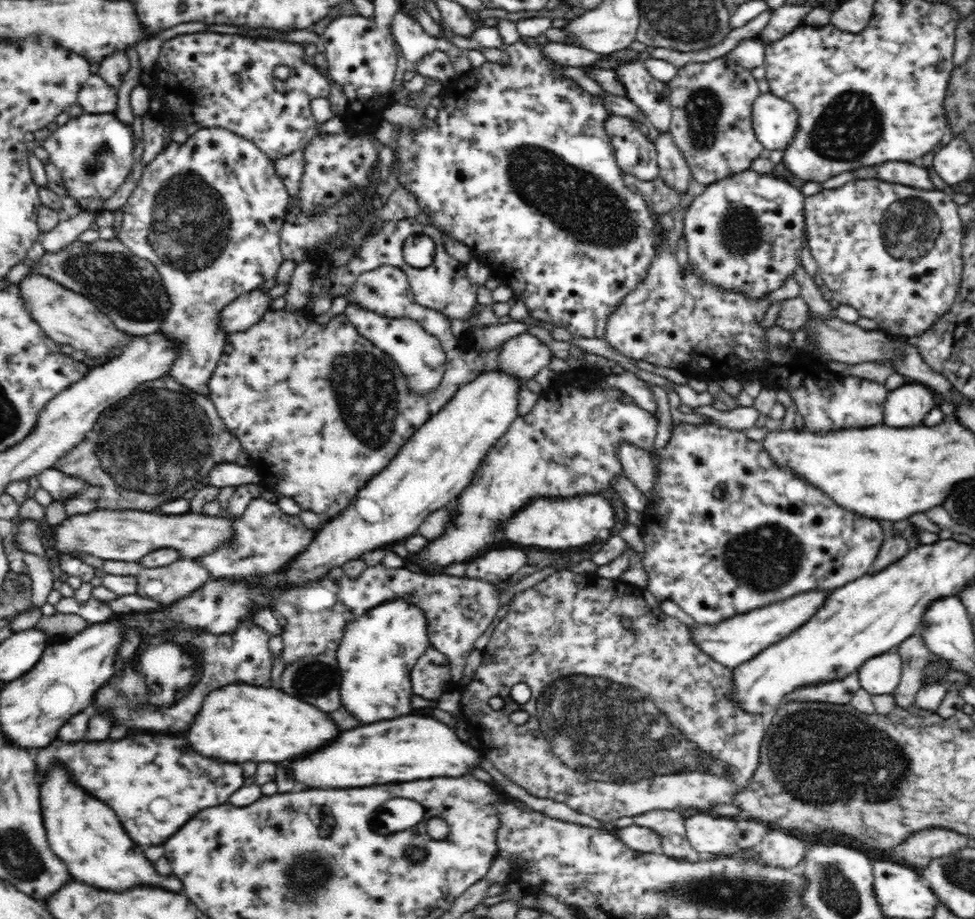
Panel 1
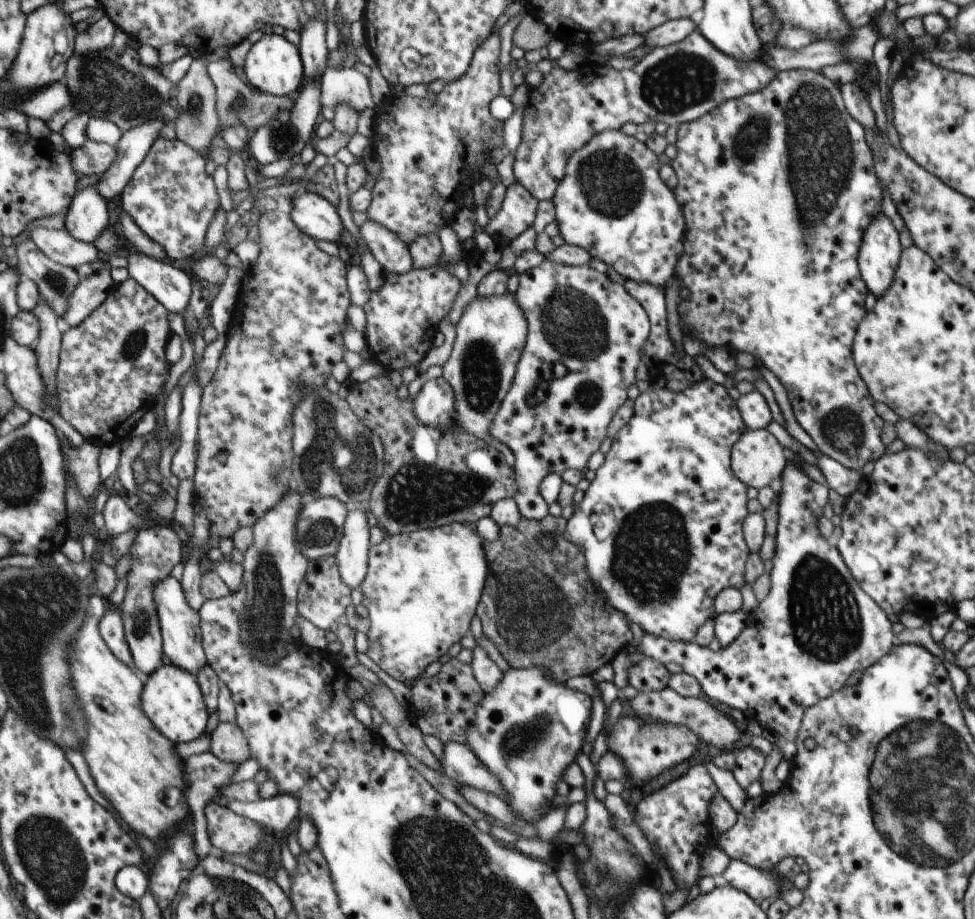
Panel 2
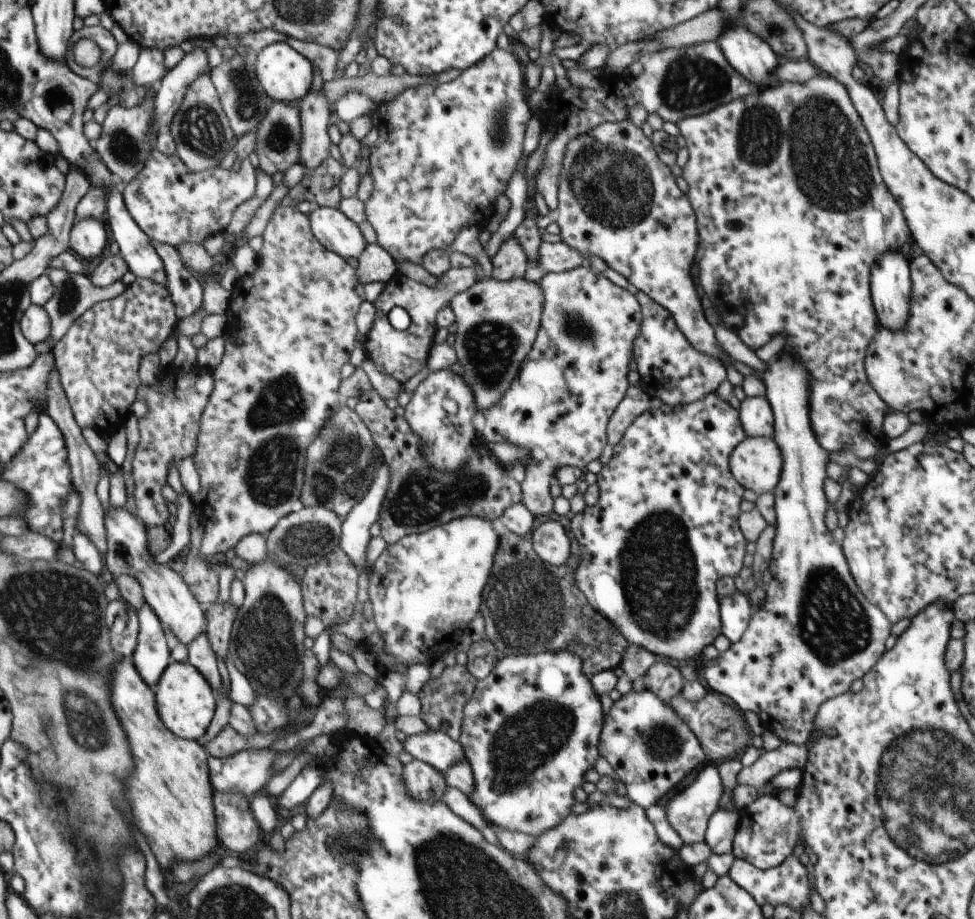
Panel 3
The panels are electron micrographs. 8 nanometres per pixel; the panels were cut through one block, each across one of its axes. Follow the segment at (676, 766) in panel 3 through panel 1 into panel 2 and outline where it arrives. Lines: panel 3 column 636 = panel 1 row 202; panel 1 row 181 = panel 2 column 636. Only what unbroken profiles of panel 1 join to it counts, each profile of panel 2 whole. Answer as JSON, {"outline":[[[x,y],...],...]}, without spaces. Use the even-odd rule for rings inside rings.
{"outline":[[[633,714],[620,716],[618,723],[609,736],[610,749],[619,756],[628,770],[629,779],[638,786],[643,786],[651,778],[661,774],[663,770],[685,760],[690,760],[697,750],[699,737],[687,728],[659,727],[656,723],[644,723]]]}

